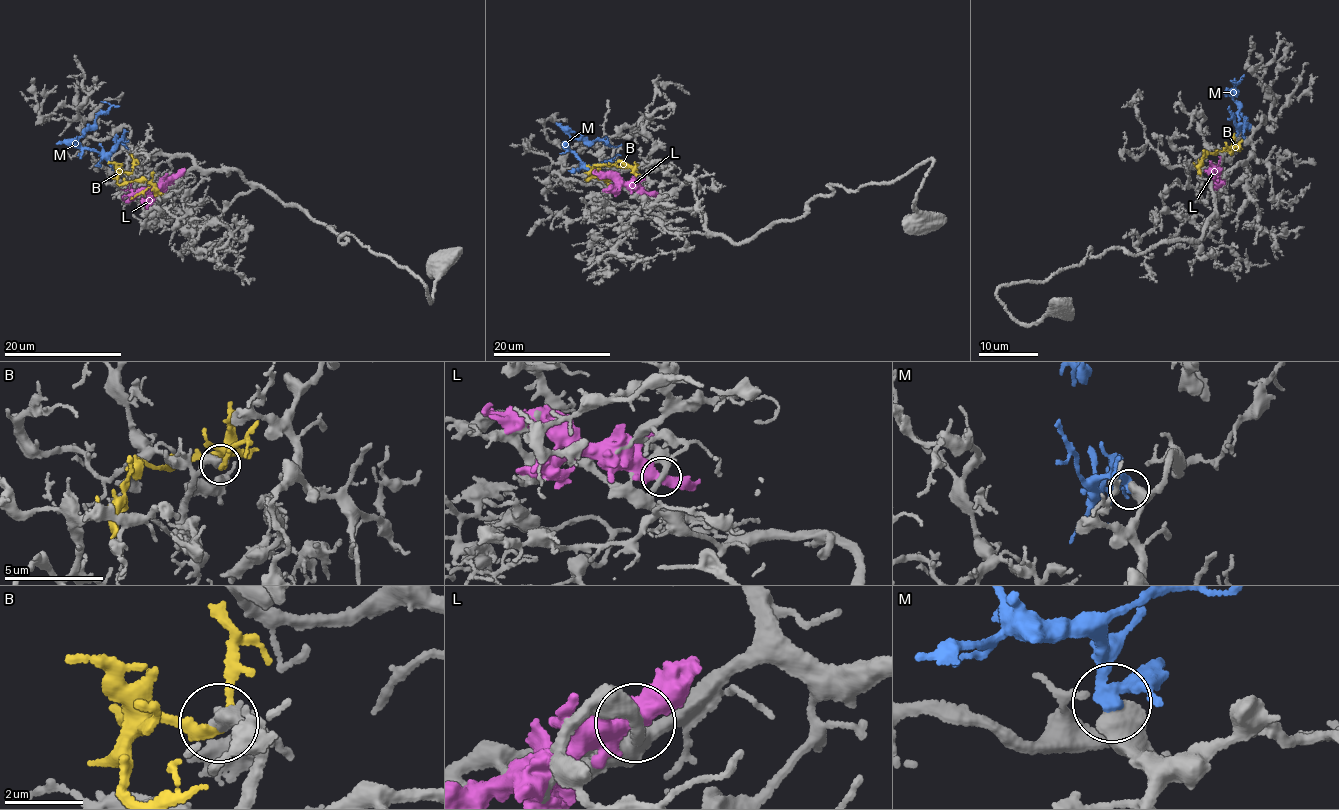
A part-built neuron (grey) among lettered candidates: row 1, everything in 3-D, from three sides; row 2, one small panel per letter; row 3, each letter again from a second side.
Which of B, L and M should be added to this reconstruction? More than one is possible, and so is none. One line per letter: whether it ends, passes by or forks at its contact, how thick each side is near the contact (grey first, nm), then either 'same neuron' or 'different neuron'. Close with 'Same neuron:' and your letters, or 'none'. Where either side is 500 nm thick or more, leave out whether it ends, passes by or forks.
B: it passes by; 440 nm thick on the grey side, 280 nm on the other; different neuron
L: it passes by; 280 nm thick on the grey side, 480 nm on the other; different neuron
M: 650 nm thick on the grey side, 340 nm on the other; same neuron
Same neuron: M

